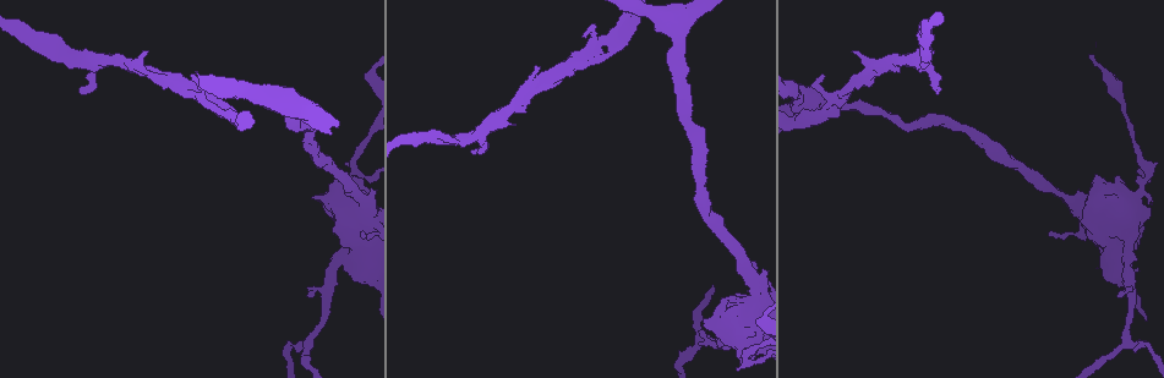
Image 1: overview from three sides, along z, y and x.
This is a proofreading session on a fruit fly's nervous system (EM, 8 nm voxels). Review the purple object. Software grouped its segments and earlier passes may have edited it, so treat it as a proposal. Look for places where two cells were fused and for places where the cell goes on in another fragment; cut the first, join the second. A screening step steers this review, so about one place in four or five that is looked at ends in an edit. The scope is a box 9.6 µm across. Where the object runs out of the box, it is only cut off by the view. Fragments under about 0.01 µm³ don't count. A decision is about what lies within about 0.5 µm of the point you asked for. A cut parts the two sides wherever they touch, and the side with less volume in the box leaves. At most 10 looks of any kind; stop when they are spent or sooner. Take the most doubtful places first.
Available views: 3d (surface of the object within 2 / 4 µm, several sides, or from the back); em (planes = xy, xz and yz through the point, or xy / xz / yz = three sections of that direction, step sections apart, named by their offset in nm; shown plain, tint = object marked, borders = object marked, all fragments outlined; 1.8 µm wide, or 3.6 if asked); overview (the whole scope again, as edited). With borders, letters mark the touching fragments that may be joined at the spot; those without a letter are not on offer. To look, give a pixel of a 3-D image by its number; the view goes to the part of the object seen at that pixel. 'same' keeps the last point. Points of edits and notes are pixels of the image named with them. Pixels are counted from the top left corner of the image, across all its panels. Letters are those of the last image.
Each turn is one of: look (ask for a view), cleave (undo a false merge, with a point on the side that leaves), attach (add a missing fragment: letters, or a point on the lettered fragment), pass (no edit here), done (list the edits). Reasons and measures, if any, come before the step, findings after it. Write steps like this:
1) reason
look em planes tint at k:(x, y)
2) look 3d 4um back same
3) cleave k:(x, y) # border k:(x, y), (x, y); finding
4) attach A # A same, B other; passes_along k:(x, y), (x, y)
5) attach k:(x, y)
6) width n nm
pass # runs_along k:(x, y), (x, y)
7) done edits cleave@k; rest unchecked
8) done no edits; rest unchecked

three-way junction
look em yz step 4 tint at 1:(572, 65)

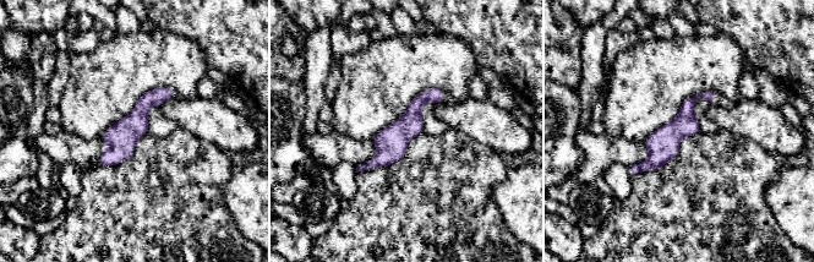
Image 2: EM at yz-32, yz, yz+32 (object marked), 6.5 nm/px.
look em planes borders same

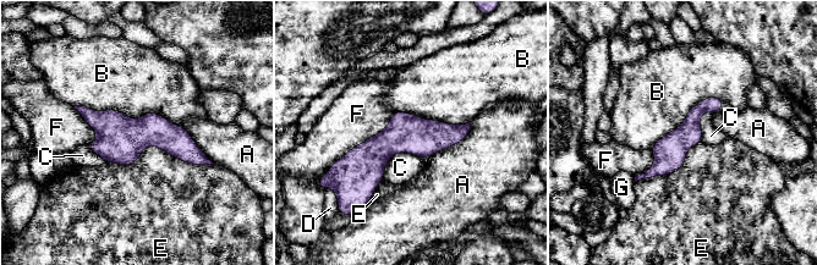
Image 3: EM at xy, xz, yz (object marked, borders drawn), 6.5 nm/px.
pass # A other, B other, C other, D other, E other, F other, G other; all the same cell

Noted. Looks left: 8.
sudden change in width
look 3d 4um back at 1:(746, 360)

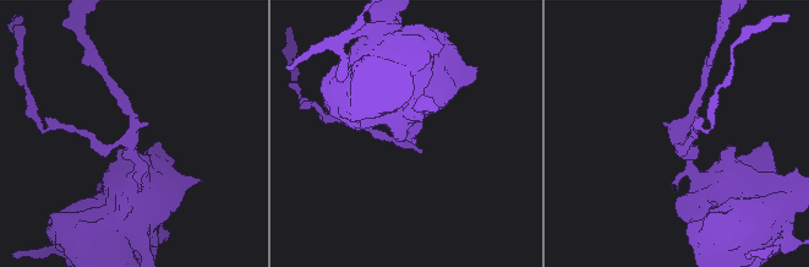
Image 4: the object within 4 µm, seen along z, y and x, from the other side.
look em xz step 16 borders at 4:(129, 147)

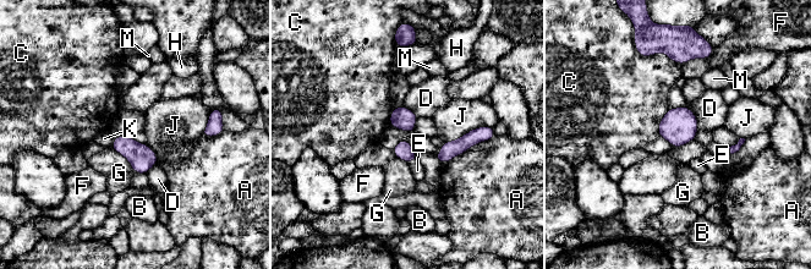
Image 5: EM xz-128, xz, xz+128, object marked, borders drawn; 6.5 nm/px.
width 140 nm; longest_contact A 380 nm
pass # A other, B other, C other, D other, E other, F other, G other, H other, J other, K other, M other; one cell here

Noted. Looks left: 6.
free end
look em planes borders at 1:(936, 89)

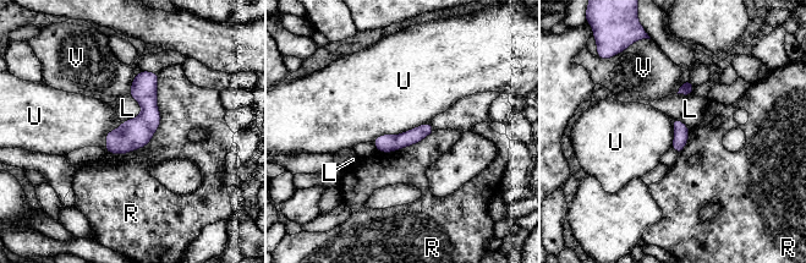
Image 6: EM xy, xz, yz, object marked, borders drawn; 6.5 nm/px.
pass # L other, R other, U other, V other; runs_along 6:(155, 76), (148, 115), (110, 151); no lettered fragment goes on from it

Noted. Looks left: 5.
arms part here
look 3d 4um at 1:(699, 339)

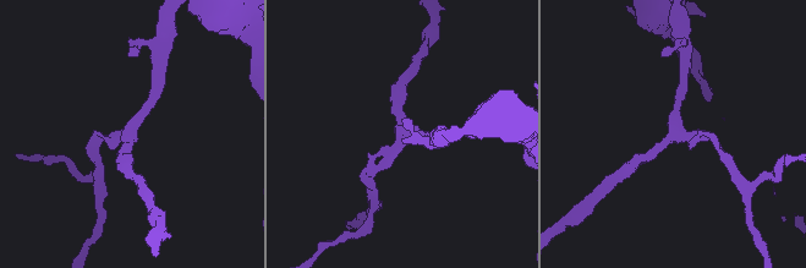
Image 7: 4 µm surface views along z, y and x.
arms 3; shape alone is not enough
look em planes plain at 7:(675, 133)

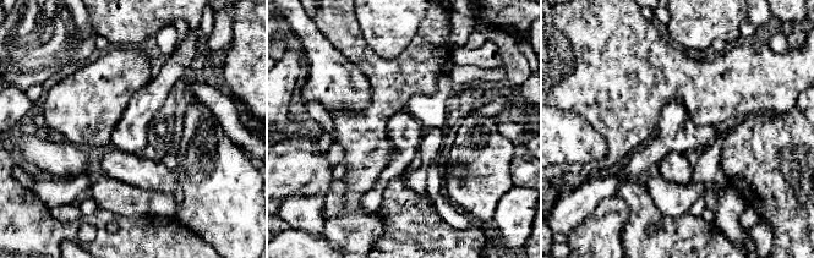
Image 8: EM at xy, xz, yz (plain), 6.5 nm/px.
look em planes borders same

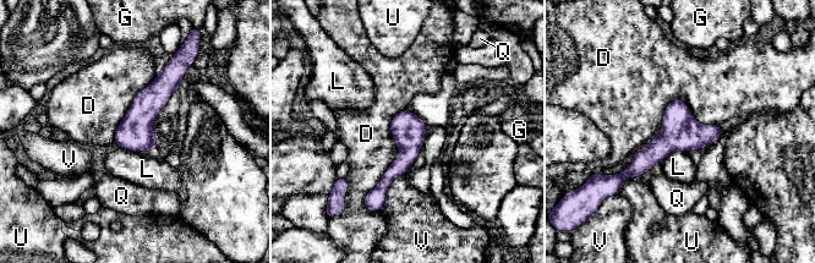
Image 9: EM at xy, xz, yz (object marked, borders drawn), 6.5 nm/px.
width 220 nm
pass # D other, G other, L other, Q other, U other, V other; continuous, no second cell

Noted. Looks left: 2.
done no edits; rest unchecked

